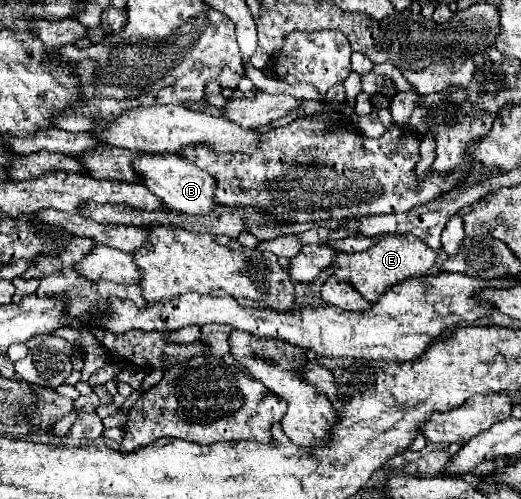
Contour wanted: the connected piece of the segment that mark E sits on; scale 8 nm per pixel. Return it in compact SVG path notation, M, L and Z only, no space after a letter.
M385 235L379 239L379 243L363 253L341 253L337 255L333 269L341 281L347 281L349 285L355 287L355 291L359 291L363 295L363 299L367 299L371 305L377 303L379 295L389 287L395 285L407 277L419 277L419 275L427 275L431 271L431 267L435 265L435 253L421 243L419 239L415 239L413 235Z

